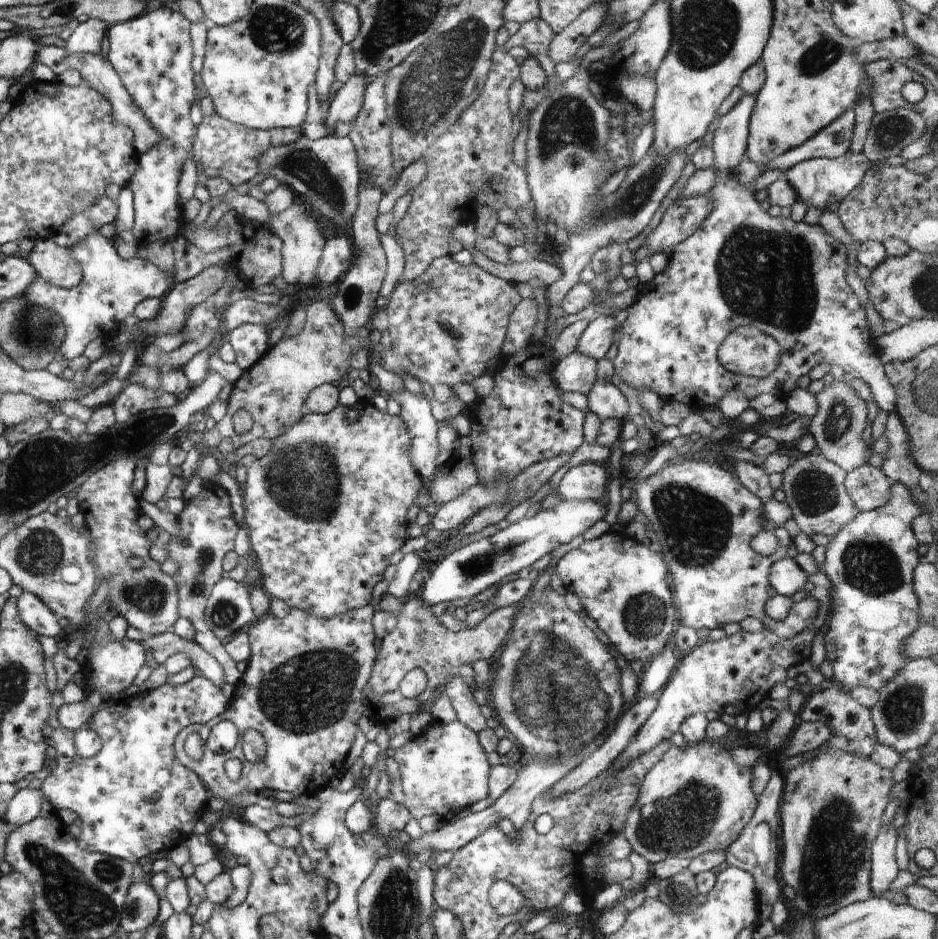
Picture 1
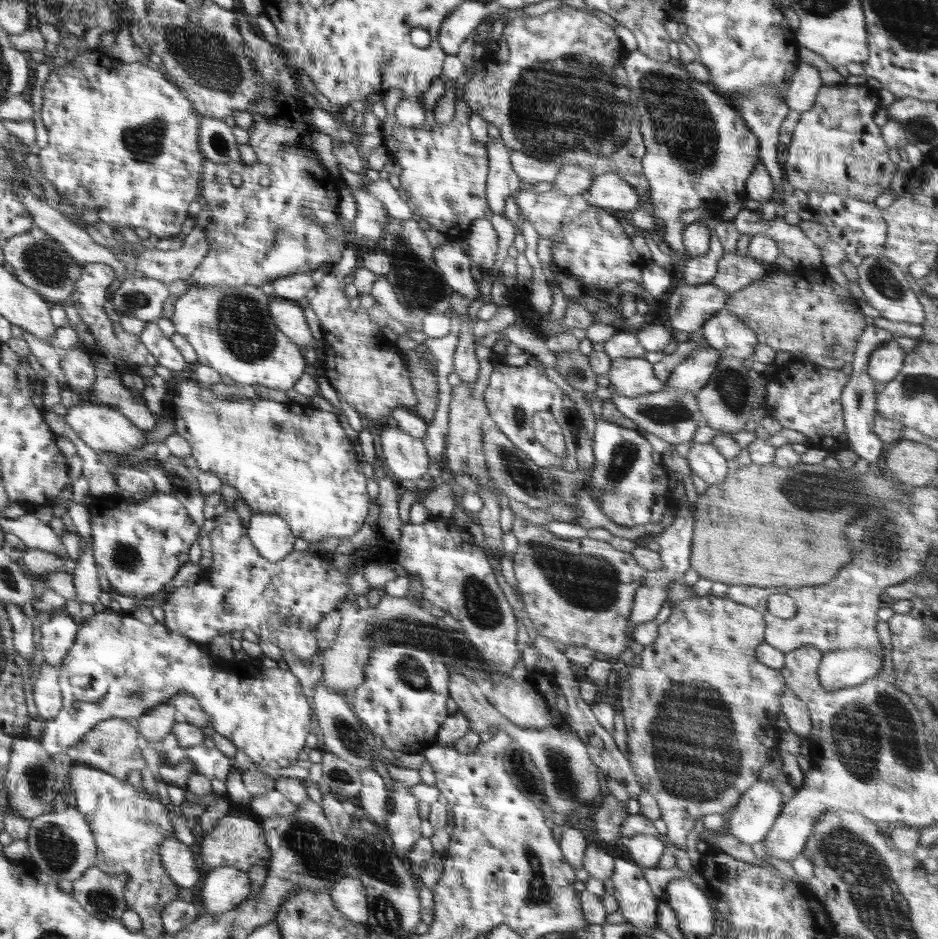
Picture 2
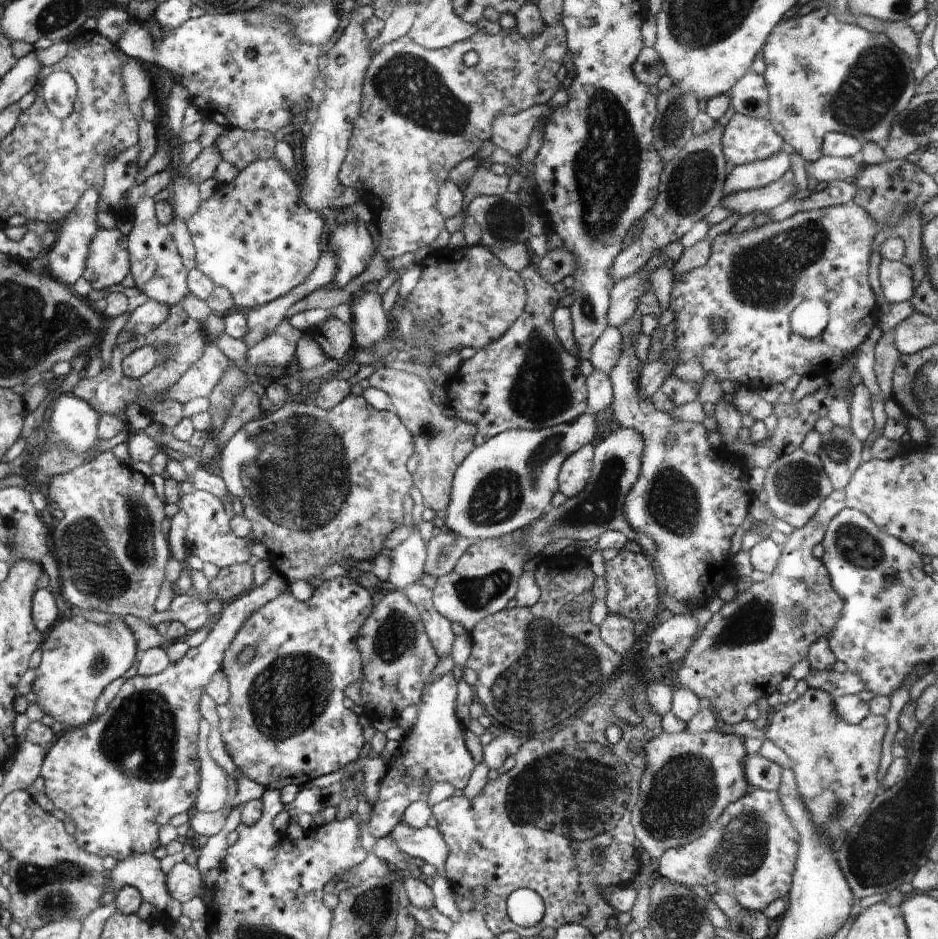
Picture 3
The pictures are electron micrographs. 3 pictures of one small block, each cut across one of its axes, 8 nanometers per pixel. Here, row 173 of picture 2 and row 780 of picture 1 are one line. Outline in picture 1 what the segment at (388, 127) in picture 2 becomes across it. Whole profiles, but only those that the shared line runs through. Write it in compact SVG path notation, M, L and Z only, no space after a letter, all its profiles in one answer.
M458 720L447 724L431 724L429 728L397 750L394 756L402 776L402 789L404 789L403 806L410 812L410 817L421 820L424 816L438 814L448 819L458 808L471 807L489 794L489 765L487 754L479 744L476 732Z

